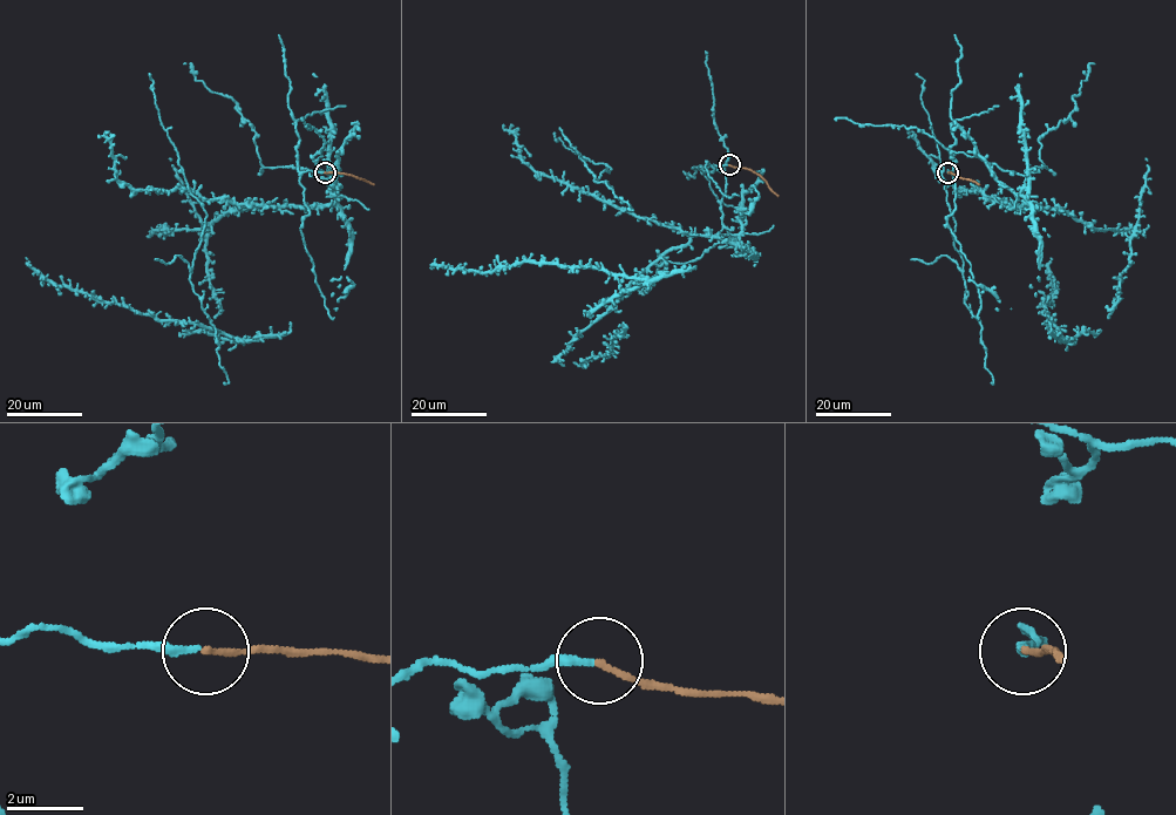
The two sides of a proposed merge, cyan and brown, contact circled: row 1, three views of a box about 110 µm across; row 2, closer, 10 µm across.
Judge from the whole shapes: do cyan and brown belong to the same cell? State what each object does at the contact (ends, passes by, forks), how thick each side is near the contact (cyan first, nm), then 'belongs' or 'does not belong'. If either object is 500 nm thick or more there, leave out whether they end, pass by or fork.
cyan ends | brown ends | 190/160 nm | belongs

